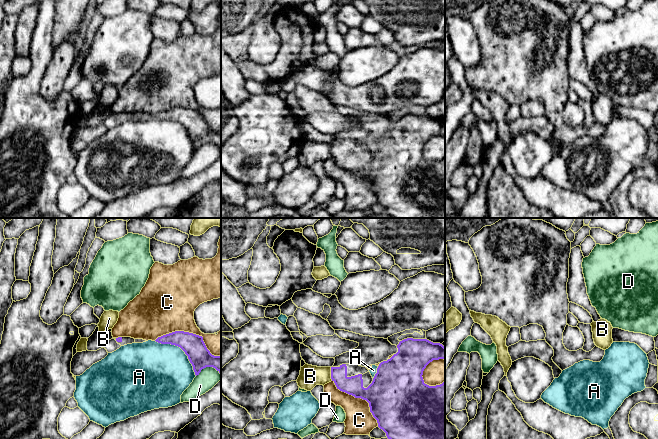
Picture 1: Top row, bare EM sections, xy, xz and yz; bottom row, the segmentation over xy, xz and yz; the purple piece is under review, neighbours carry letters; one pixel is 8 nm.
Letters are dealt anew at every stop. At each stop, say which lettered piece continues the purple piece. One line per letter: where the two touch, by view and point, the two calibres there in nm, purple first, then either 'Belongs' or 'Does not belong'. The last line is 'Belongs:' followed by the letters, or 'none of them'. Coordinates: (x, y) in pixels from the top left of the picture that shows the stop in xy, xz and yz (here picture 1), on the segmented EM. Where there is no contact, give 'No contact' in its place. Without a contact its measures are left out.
A: Touches purple at xy (181, 348). Thickness 180 nm (purple) against 460 nm. Does not belong
B: Touches purple at xz (331, 374). Thickness 150 nm (purple) against 170 nm. Does not belong
C: Touches purple at xy (191, 333). Thickness 180 nm (purple) against 360 nm. Does not belong
D: Touches purple at xy (207, 366). Thickness 180 nm (purple) against 160 nm. Does not belong
Belongs: none of them

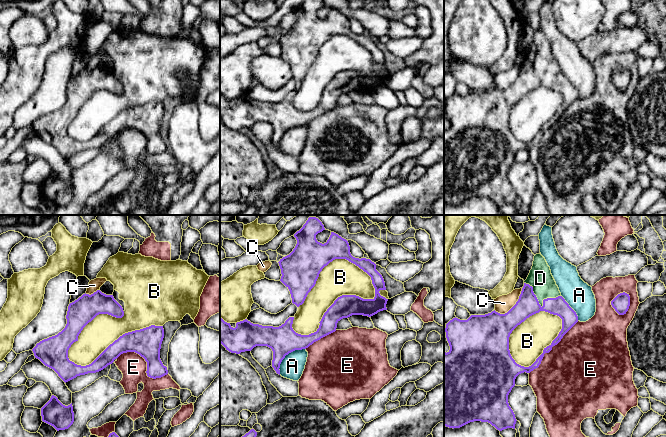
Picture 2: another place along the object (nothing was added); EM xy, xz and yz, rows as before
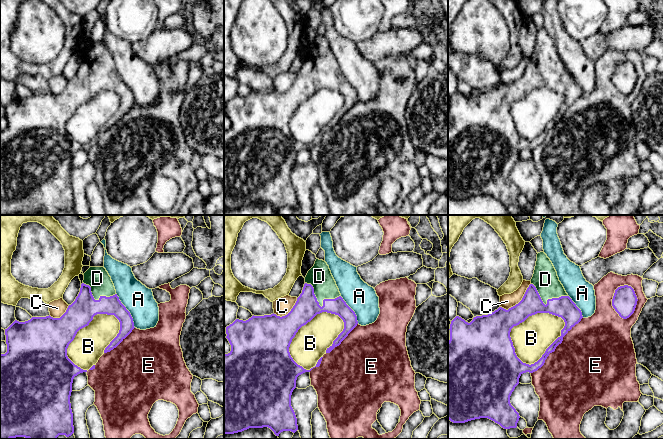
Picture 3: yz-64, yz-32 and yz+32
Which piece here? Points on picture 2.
A: Touches purple at xz (286, 354). Thickness 220 nm (purple) against 190 nm. Does not belong
B: Touches purple at xz (337, 298). Thickness 180 nm (purple) against 280 nm. Does not belong
C: Touches purple at yz (513, 306). Thickness 280 nm (purple) against 140 nm. Does not belong
D: Touches purple at yz (538, 303). Thickness 180 nm (purple) against 190 nm. Belongs
E: Touches purple at xy (147, 363). Thickness 240 nm (purple) against 200 nm. Does not belong
Belongs: D

